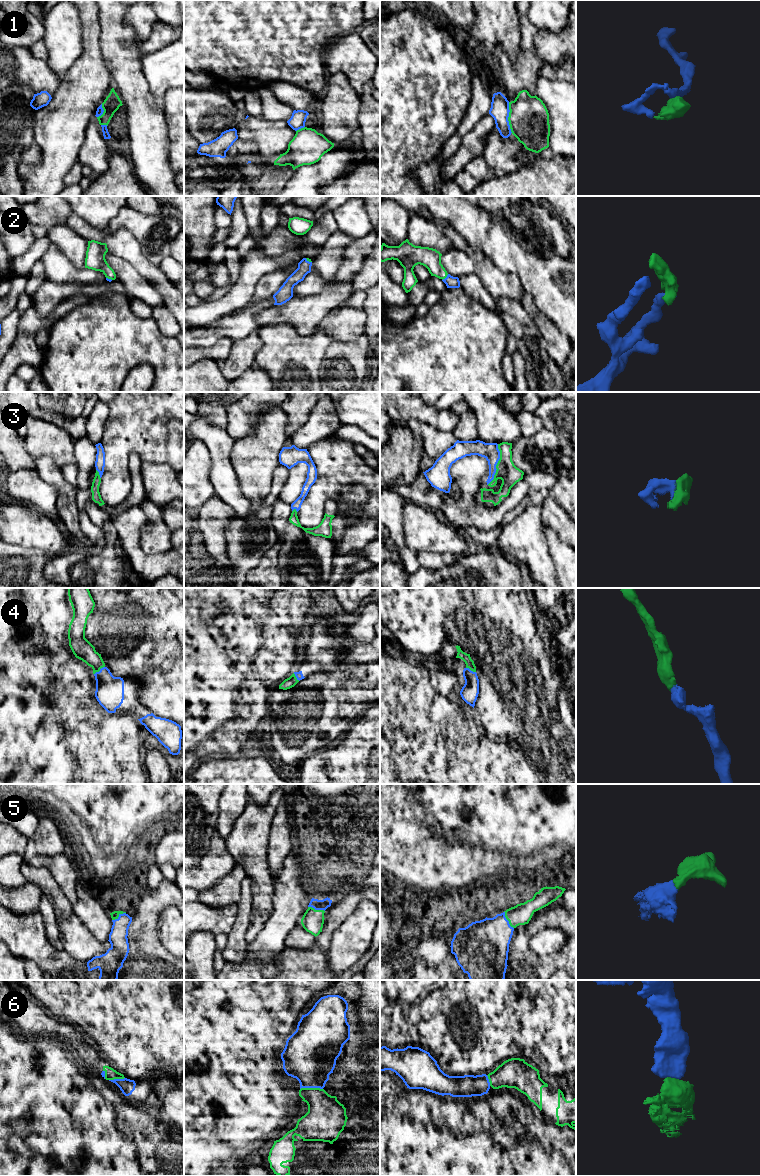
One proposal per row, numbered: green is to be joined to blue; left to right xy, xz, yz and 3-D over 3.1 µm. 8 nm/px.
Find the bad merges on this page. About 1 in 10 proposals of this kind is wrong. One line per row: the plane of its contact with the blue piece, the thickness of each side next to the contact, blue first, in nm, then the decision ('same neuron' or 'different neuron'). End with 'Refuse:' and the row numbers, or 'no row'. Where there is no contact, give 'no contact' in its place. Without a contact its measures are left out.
1: yz | 150/320 nm | same neuron
2: yz | 100/160 nm | same neuron
3: yz | 140/160 nm | same neuron
4: xy | 220/160 nm | same neuron
5: yz | 360/170 nm | same neuron
6: xz | 420/300 nm | same neuron
Refuse: no row

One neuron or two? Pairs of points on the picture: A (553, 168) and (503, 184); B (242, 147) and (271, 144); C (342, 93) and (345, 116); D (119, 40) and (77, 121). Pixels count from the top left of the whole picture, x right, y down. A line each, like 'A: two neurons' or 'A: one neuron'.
A: one neuron
B: two neurons
C: one neuron
D: two neurons

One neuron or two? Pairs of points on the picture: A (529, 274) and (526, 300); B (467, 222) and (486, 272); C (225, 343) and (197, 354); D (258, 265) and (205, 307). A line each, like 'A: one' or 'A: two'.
A: two
B: two
C: one
D: one

